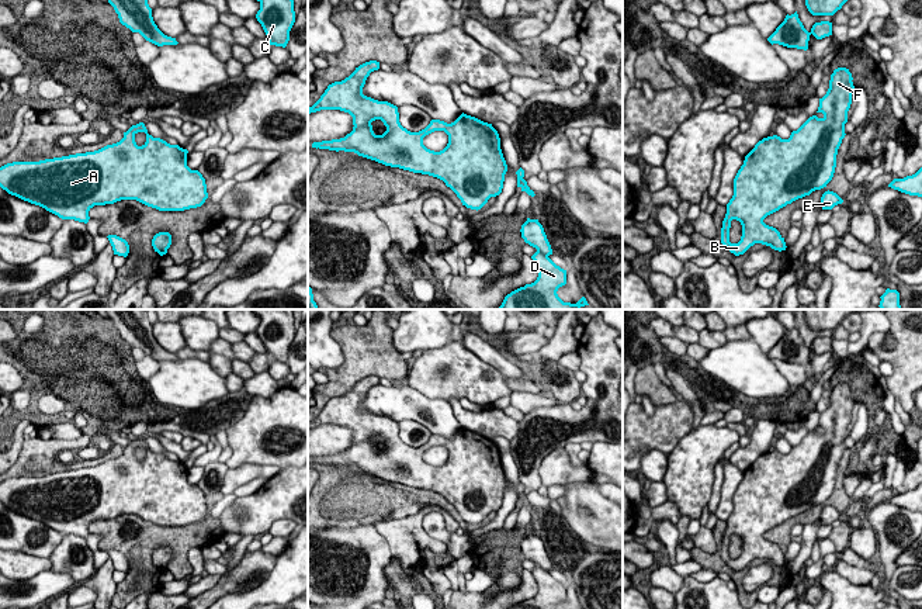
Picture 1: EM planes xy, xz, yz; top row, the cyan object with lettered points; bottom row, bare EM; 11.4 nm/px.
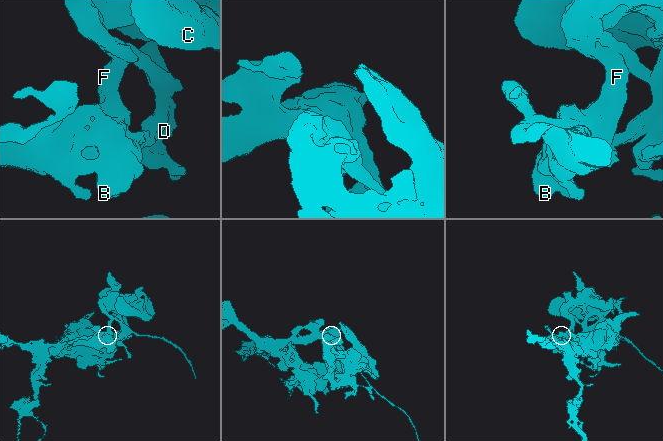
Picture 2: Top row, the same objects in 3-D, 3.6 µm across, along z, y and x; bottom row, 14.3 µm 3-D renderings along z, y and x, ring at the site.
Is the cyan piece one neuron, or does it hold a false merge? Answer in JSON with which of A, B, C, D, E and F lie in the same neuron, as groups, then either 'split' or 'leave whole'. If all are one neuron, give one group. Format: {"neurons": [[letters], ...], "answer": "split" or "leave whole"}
{"neurons": [["A", "B", "D", "E"], ["C", "F"]], "answer": "split"}

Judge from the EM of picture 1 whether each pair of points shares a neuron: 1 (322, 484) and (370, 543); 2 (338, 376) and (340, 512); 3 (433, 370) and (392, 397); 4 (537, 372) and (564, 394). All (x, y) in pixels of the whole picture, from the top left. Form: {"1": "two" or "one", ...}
{"1": "two", "2": "one", "3": "two", "4": "one"}

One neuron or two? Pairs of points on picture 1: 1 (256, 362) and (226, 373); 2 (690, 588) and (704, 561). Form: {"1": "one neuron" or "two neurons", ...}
{"1": "one neuron", "2": "two neurons"}

